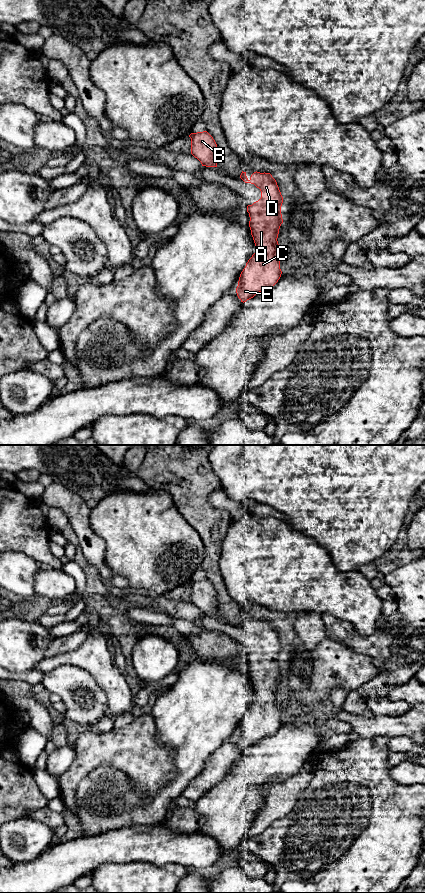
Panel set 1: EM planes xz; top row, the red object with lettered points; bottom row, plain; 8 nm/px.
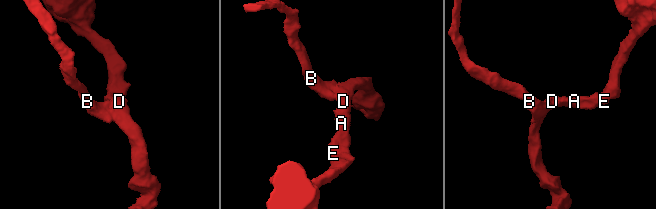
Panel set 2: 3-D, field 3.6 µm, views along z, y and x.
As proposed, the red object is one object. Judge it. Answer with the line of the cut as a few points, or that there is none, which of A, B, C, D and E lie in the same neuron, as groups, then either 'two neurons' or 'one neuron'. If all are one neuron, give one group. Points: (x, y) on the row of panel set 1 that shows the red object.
cut none; groups A B C D E; one neuron

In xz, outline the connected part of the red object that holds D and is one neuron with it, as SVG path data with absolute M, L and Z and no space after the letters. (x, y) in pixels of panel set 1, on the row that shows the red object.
M242 171L240 178L245 183L254 184L261 191L261 198L247 206L255 253L241 272L236 288L238 298L244 303L259 292L273 287L281 277L282 257L278 252L277 238L283 223L283 197L270 173L256 171L248 179L246 172Z

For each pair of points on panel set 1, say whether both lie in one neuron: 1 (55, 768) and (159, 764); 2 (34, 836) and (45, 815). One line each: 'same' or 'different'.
1: different
2: different

